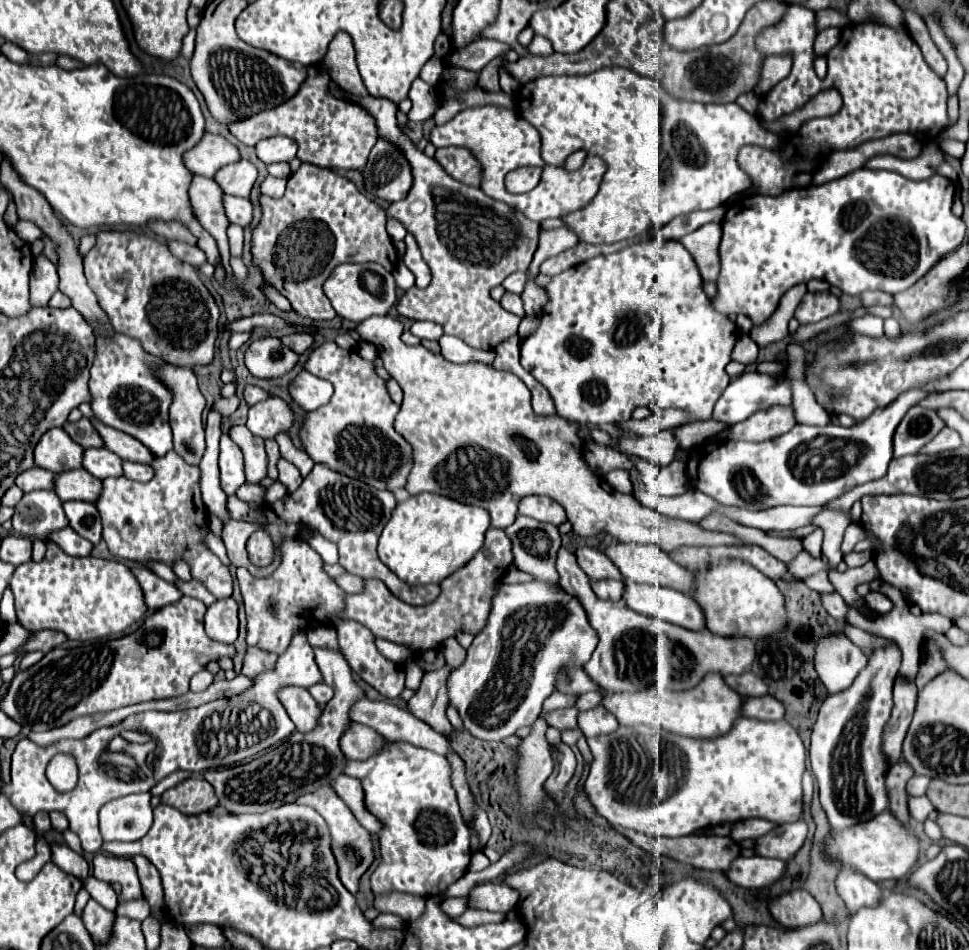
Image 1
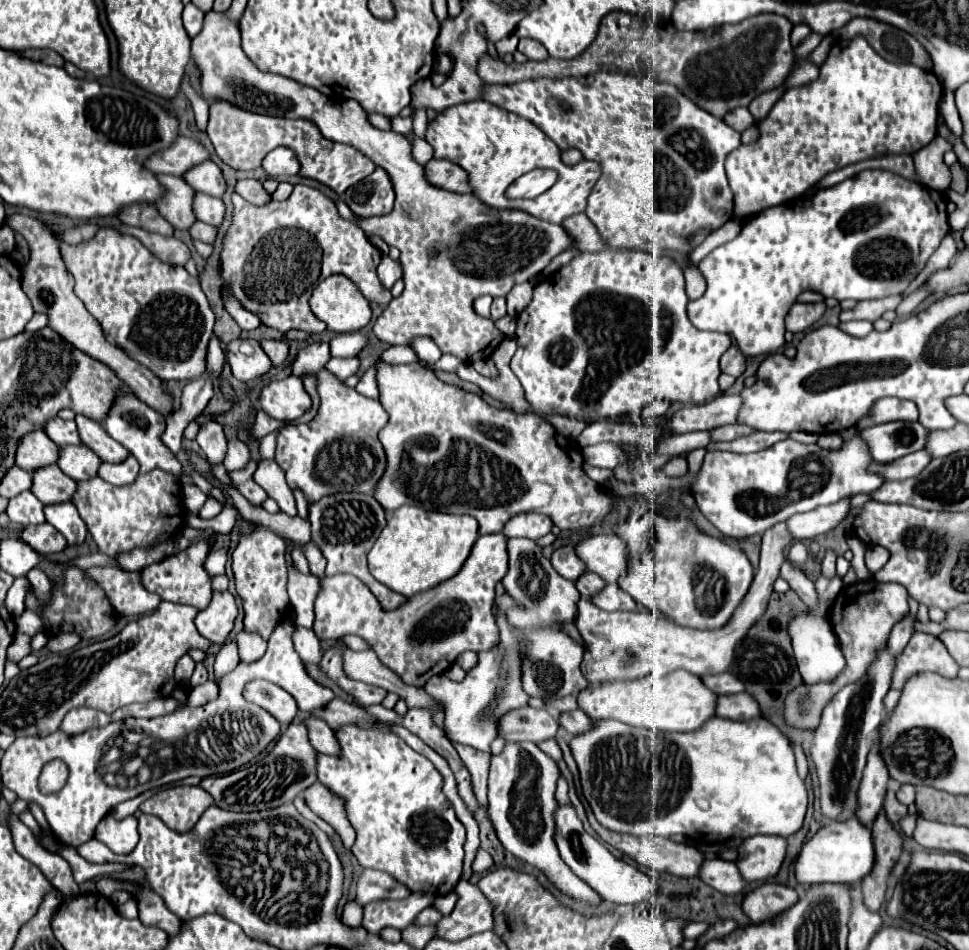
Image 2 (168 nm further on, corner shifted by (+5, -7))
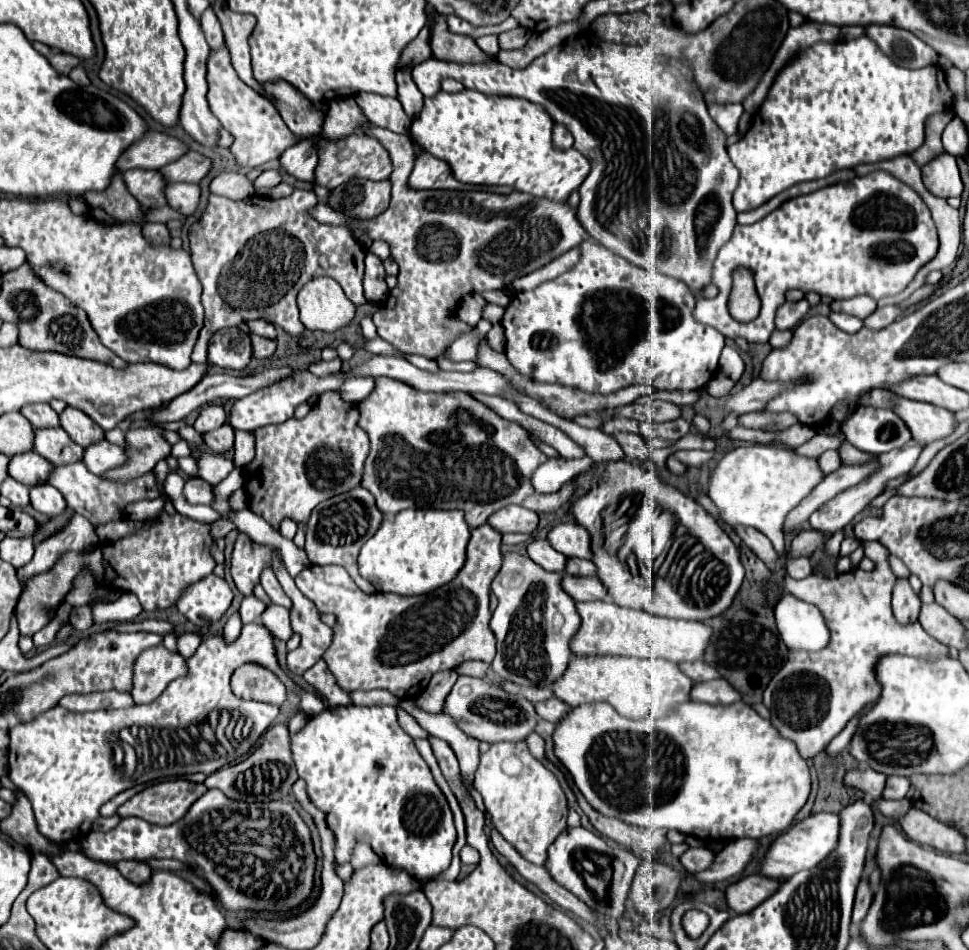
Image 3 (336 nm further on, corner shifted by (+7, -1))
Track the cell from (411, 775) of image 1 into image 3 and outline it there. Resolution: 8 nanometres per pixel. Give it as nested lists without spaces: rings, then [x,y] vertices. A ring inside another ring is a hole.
[[[328,707],[312,715],[306,729],[292,735],[290,751],[298,777],[306,781],[310,801],[326,813],[326,825],[336,839],[334,857],[338,863],[350,861],[356,841],[366,841],[386,865],[404,869],[416,879],[432,879],[448,869],[456,841],[452,811],[444,793],[434,783],[426,761],[418,753],[414,739],[398,725],[396,707]]]

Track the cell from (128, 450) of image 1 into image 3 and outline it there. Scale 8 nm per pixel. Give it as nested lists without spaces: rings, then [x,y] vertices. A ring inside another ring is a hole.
[[[66,407],[60,413],[60,427],[68,433],[68,437],[82,445],[88,447],[94,441],[102,441],[104,439],[104,431],[82,411],[74,409],[74,407]]]

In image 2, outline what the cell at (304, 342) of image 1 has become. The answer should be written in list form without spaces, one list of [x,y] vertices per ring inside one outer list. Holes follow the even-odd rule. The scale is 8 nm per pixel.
[[[262,341],[260,345],[274,365],[282,365],[286,361],[286,357],[288,357],[288,343],[286,341]]]

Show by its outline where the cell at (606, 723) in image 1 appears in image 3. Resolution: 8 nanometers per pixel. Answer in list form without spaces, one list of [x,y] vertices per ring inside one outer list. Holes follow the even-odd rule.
[[[552,697],[552,699],[548,699],[548,701],[542,701],[542,703],[534,705],[534,709],[536,709],[536,713],[538,713],[542,719],[552,721],[552,723],[558,723],[558,721],[568,713],[570,707],[568,707],[566,703],[562,703],[560,699]]]

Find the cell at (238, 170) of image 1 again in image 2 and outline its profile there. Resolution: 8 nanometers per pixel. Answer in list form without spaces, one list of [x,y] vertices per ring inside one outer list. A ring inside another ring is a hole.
[[[212,161],[202,163],[192,167],[188,173],[184,173],[184,179],[198,191],[198,193],[206,193],[212,197],[220,197],[226,193],[228,183],[224,173],[220,171],[220,167]]]

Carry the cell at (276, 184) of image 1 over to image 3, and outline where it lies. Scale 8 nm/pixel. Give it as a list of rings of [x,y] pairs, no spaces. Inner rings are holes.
[[[220,173],[210,183],[210,193],[224,195],[228,199],[246,199],[254,195],[252,181],[242,173]]]

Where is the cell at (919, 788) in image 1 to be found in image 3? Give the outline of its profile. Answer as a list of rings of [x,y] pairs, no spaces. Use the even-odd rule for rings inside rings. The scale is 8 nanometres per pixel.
[[[888,777],[882,797],[884,799],[904,799],[908,787],[910,787],[910,781],[906,777]]]

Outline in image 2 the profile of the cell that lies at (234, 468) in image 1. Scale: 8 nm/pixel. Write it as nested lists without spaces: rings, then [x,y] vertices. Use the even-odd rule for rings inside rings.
[[[210,421],[210,423],[202,425],[196,441],[202,447],[204,455],[208,457],[210,465],[224,463],[224,455],[226,455],[228,447],[226,447],[226,437],[222,431],[222,425],[218,421]]]

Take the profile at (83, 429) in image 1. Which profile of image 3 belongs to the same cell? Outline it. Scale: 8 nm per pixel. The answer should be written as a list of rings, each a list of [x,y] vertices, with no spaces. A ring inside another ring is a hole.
[[[48,403],[38,405],[26,405],[26,409],[20,409],[20,413],[32,423],[32,427],[58,427],[58,413],[52,411]]]

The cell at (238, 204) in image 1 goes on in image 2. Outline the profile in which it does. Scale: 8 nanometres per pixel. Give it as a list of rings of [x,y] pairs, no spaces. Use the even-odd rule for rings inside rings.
[[[196,193],[194,213],[196,213],[198,221],[220,227],[222,221],[224,221],[224,215],[226,215],[226,205],[224,205],[222,199],[216,199],[216,197],[210,197],[210,195],[204,195],[204,193]]]

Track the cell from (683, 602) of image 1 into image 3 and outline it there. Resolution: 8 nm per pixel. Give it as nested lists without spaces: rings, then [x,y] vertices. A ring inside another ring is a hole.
[[[564,573],[562,575],[562,589],[574,601],[606,599],[606,587],[596,577],[574,577],[574,575]]]

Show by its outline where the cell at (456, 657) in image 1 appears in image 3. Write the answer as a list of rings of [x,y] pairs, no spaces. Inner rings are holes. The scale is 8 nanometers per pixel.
[[[460,675],[454,683],[450,695],[444,701],[442,713],[454,717],[458,729],[462,729],[468,737],[486,741],[490,745],[500,741],[524,741],[526,735],[534,731],[538,721],[534,705],[522,695],[510,695],[484,679],[474,679],[466,675]]]

